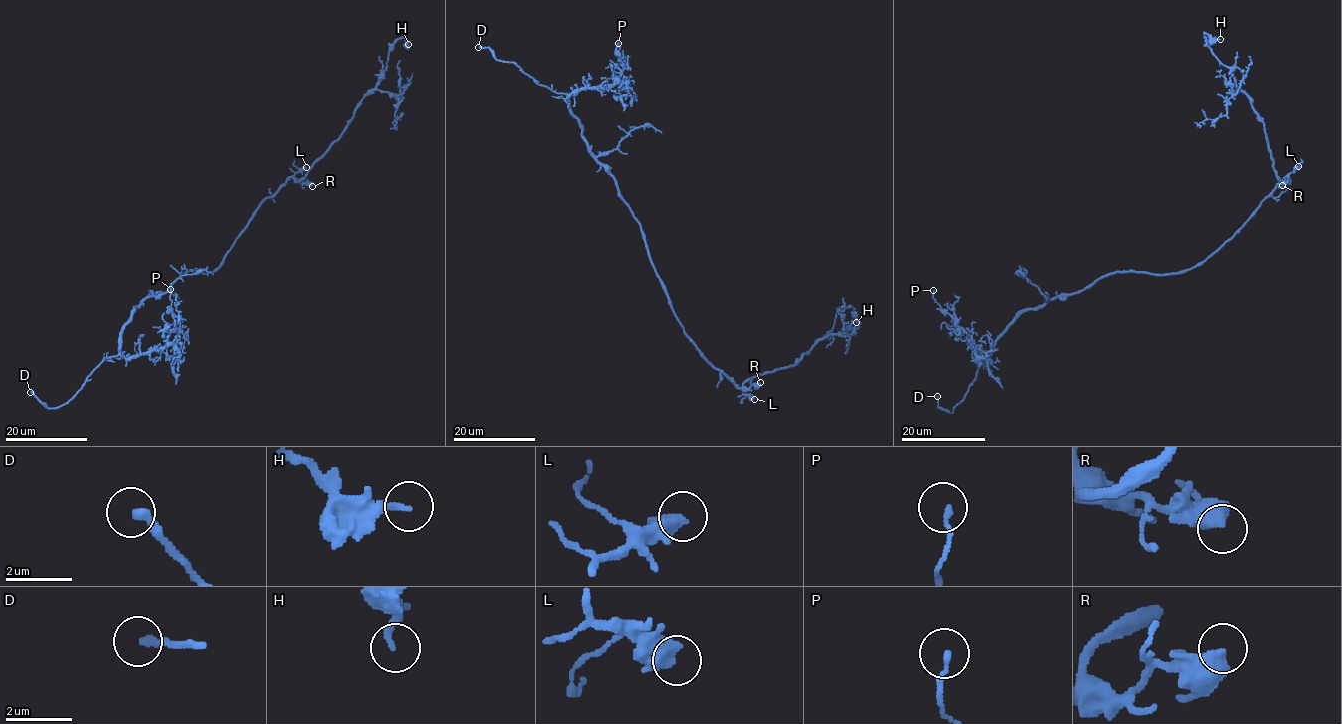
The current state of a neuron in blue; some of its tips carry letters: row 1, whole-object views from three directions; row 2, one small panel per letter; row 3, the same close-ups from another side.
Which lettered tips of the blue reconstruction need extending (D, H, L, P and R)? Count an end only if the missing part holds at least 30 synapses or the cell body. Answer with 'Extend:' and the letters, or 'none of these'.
Extend: D, R

